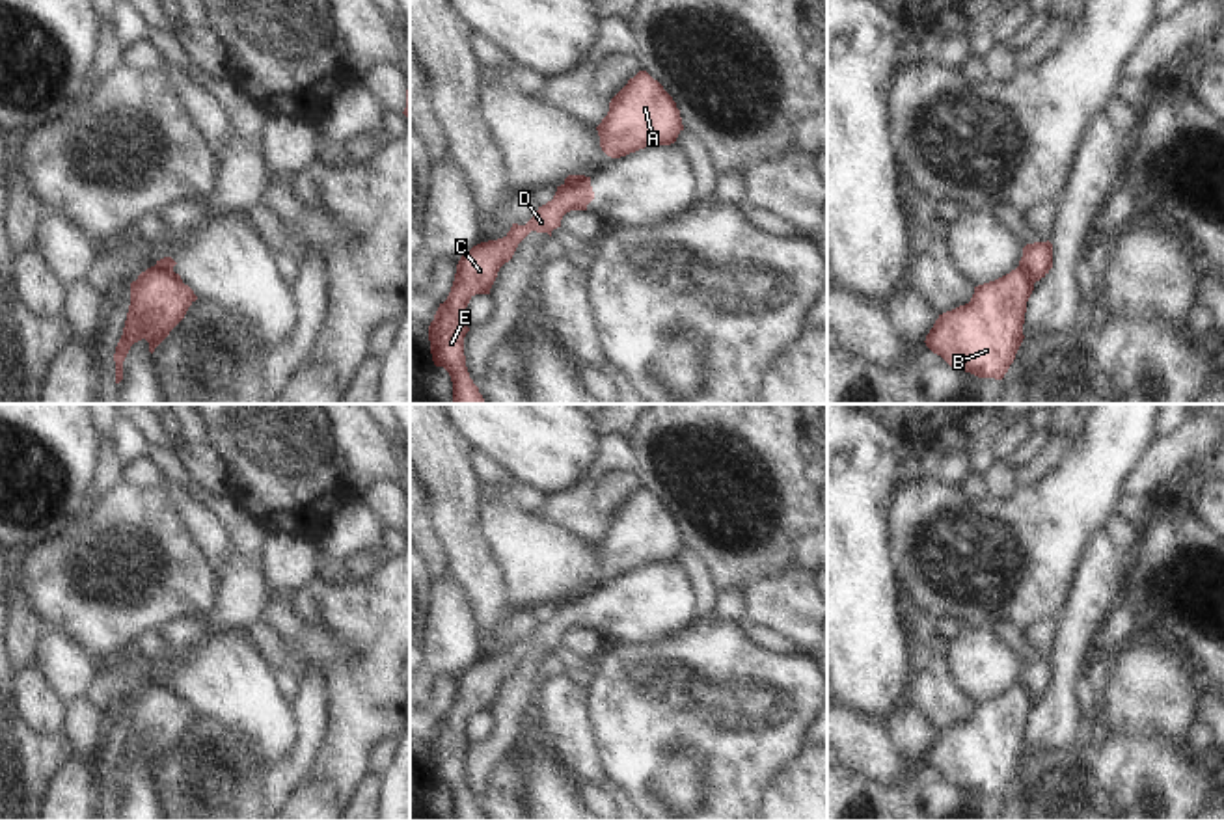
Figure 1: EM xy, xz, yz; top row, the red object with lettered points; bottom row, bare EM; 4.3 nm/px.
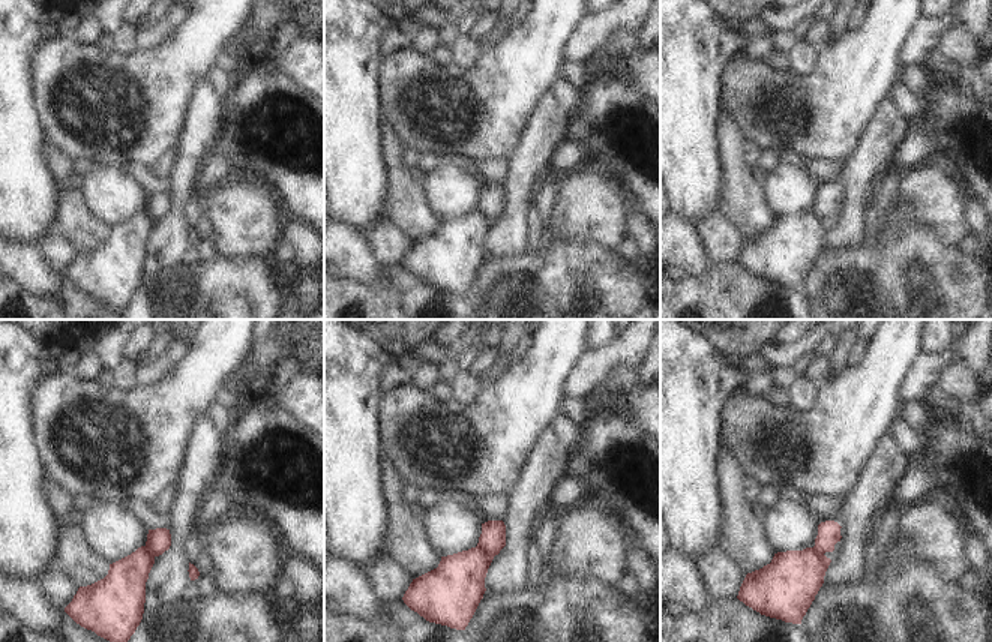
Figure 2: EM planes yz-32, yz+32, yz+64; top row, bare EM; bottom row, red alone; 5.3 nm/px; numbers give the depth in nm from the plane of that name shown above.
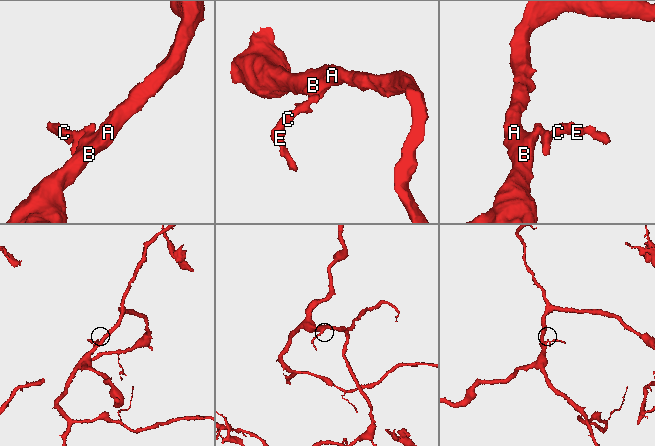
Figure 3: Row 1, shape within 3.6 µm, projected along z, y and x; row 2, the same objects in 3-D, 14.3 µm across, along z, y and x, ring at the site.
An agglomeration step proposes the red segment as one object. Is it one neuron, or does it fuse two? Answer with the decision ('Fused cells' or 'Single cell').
Fused cells

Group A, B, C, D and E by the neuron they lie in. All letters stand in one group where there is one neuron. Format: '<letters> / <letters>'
A B / C D E

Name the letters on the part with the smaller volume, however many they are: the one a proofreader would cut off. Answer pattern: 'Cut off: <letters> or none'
Cut off: C, D, E

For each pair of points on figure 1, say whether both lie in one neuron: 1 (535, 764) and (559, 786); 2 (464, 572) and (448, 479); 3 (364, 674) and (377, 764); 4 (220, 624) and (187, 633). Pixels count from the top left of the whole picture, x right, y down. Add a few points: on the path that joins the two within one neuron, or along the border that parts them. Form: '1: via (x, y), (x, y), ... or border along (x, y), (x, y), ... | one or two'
1: via (541, 769), (554, 782) | one
2: via (464, 550), (453, 520), (453, 501) | one
3: border along (390, 738), (382, 738), (375, 745), (367, 771) | two
4: via (213, 624), (194, 630) | one

